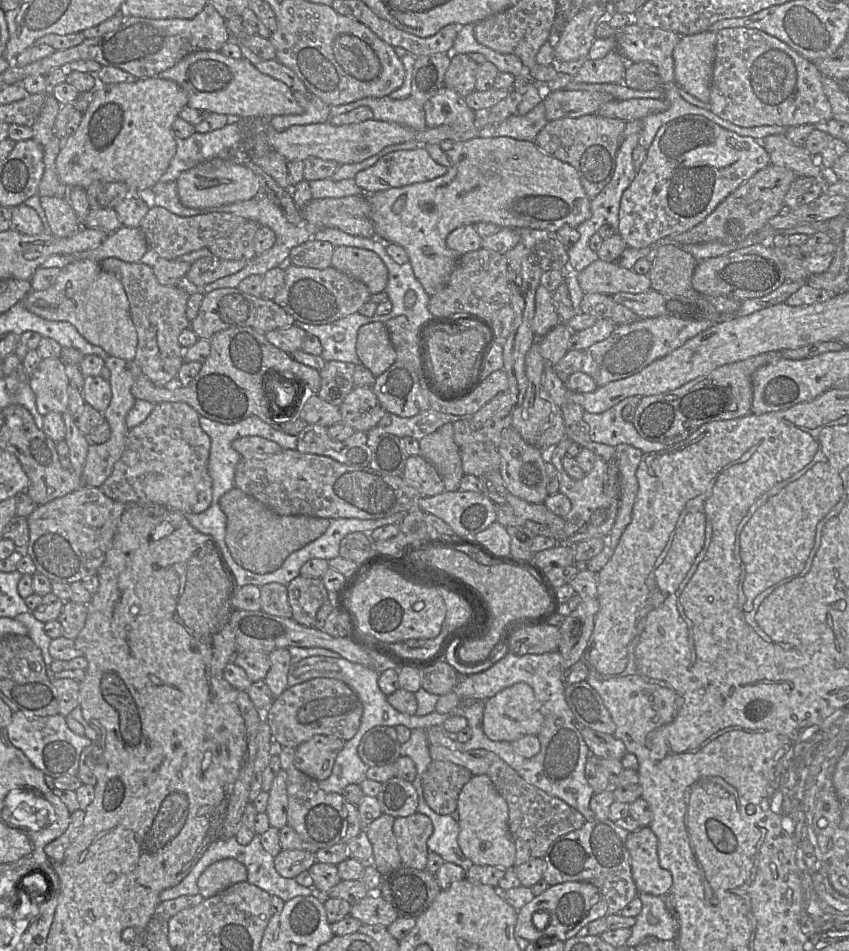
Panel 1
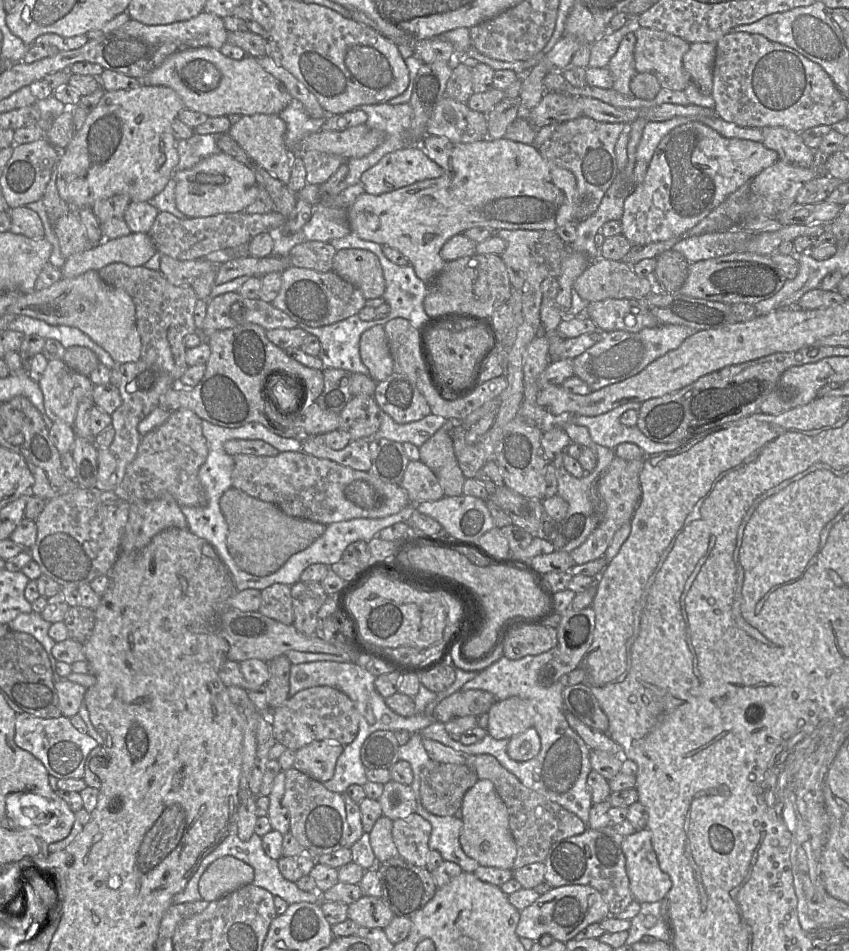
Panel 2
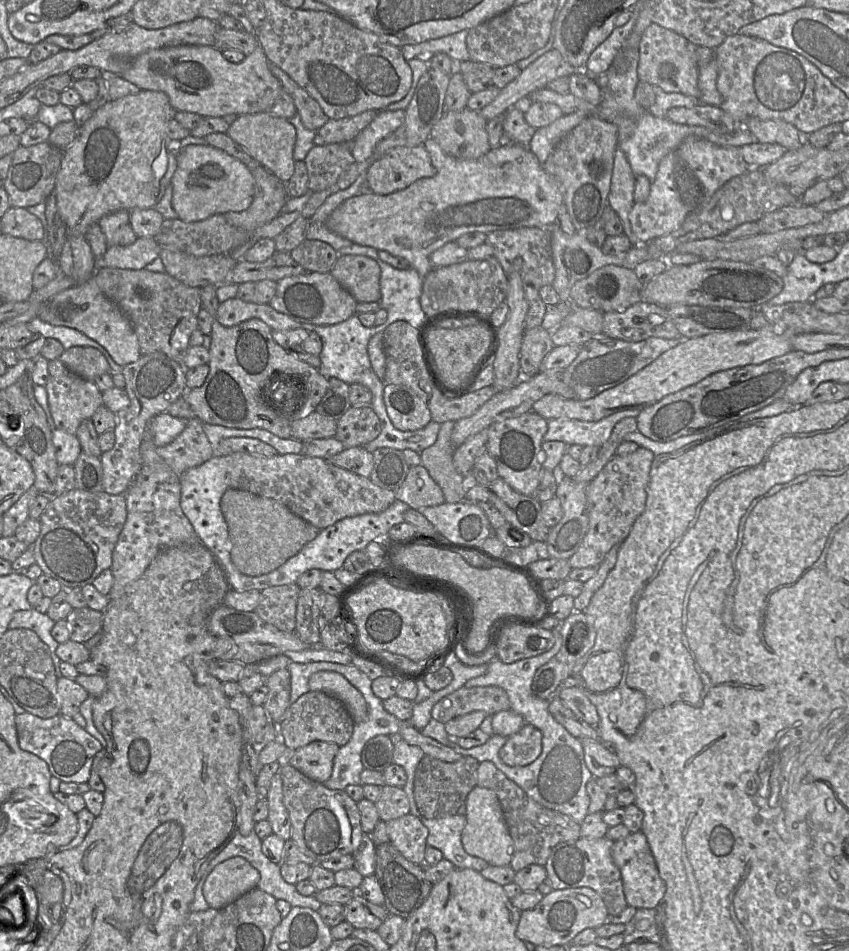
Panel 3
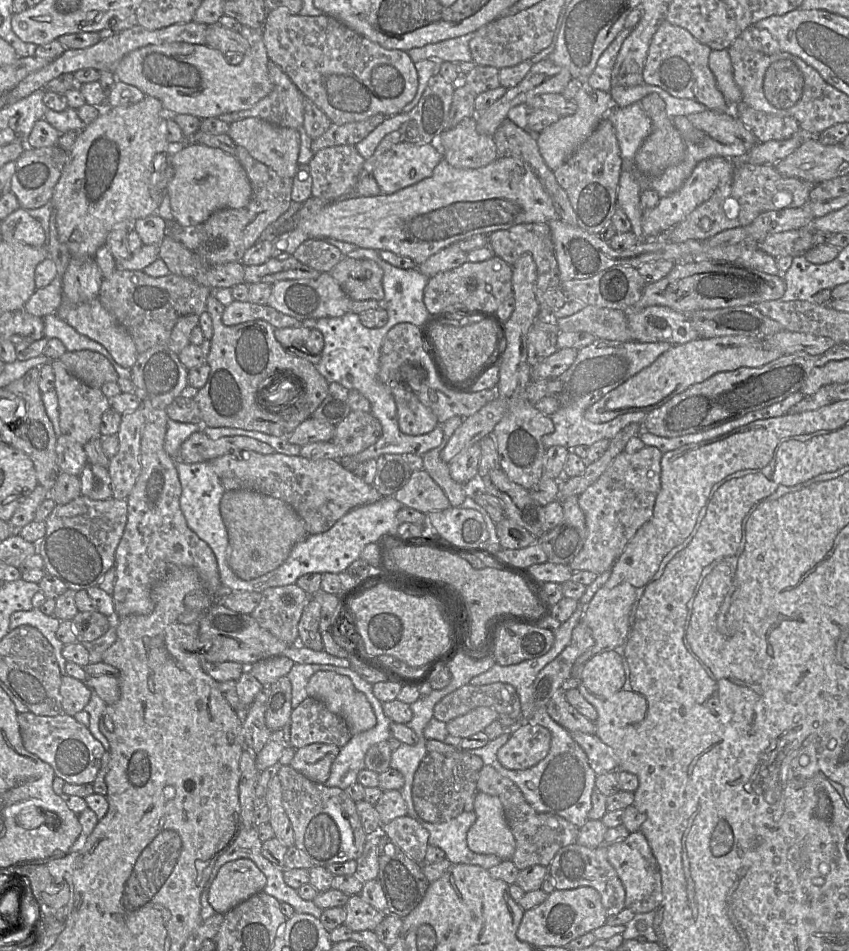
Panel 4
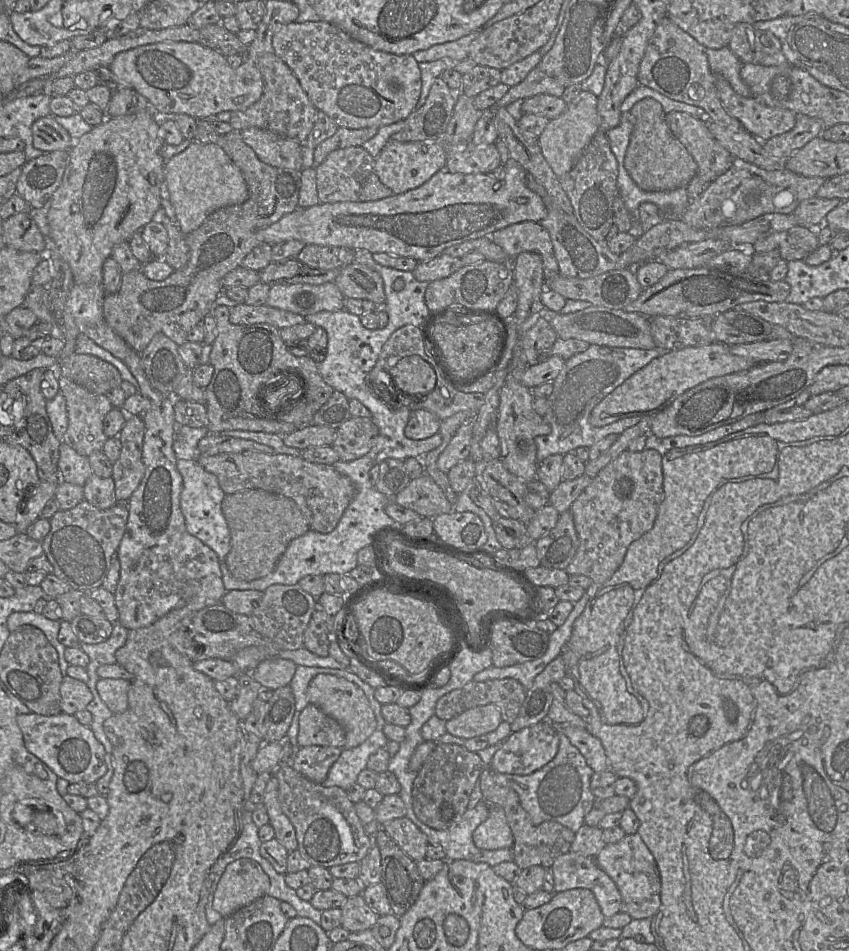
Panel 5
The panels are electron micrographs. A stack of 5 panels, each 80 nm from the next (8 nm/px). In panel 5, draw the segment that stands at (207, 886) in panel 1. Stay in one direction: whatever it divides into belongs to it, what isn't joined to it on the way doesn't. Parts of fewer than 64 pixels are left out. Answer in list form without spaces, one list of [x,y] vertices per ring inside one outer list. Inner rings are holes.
[[[240,858],[228,865],[217,883],[212,906],[223,918],[267,895],[270,879],[253,859]]]

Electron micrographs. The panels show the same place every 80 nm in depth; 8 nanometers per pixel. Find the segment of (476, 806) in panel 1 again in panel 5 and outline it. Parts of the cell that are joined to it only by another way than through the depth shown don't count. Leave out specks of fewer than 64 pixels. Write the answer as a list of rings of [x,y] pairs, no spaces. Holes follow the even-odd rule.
[[[489,805],[489,815],[474,830],[472,839],[475,846],[482,850],[512,848],[513,833],[501,806]]]

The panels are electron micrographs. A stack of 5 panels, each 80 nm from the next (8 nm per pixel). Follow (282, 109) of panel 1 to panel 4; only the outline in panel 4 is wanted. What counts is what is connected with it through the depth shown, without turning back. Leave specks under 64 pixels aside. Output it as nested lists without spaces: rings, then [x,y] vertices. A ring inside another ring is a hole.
[[[262,39],[252,42],[244,53],[243,61],[238,65],[229,64],[224,54],[206,44],[197,45],[185,42],[148,45],[133,50],[123,57],[114,71],[117,81],[133,85],[145,95],[160,100],[166,116],[190,114],[200,118],[219,117],[225,113],[235,113],[253,107],[273,90],[273,83],[268,73],[270,59]]]

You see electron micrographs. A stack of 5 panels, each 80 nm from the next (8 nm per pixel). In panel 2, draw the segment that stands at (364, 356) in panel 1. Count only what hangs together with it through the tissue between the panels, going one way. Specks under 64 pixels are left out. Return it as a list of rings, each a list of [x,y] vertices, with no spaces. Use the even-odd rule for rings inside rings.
[[[375,325],[361,334],[359,354],[369,370],[370,377],[376,383],[385,380],[394,372],[393,359],[383,325]]]

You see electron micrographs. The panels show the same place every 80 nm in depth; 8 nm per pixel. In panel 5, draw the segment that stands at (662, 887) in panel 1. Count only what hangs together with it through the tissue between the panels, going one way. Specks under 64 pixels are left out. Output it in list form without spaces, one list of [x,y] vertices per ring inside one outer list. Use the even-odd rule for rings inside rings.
[[[638,833],[625,835],[623,839],[612,844],[605,844],[595,857],[597,865],[614,881],[621,895],[621,909],[632,919],[653,918],[661,905],[661,879],[658,866],[645,842]]]

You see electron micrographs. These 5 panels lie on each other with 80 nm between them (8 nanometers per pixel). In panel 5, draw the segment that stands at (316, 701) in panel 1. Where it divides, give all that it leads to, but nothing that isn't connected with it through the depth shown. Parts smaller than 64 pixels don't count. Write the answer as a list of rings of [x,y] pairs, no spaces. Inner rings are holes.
[[[309,703],[299,715],[297,741],[300,747],[329,746],[342,749],[345,731],[335,719]]]

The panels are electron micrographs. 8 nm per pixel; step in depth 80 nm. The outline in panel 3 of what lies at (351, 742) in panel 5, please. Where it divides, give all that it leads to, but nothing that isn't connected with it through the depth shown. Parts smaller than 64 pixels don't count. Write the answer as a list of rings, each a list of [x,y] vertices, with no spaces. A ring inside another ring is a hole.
[[[320,671],[309,679],[310,691],[322,691],[340,700],[354,723],[366,721],[368,706],[361,694],[344,676],[331,671]]]

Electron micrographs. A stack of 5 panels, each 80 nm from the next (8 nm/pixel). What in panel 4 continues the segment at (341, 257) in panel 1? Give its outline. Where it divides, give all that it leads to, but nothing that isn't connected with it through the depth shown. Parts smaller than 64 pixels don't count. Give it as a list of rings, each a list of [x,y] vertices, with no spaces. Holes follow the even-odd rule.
[[[343,256],[329,273],[351,300],[383,301],[383,270],[373,260]]]

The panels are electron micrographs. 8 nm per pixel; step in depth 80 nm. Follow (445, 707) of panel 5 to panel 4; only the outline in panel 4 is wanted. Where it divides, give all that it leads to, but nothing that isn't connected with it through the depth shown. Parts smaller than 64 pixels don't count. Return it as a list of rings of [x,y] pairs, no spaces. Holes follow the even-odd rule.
[[[502,682],[481,686],[468,683],[456,689],[434,706],[433,717],[447,723],[477,707],[490,707],[500,716],[521,719],[521,704],[515,688]]]

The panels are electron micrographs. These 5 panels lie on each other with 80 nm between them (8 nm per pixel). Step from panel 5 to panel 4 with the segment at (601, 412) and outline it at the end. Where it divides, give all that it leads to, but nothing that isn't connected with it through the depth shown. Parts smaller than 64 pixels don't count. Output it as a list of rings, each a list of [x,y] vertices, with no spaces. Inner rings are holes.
[[[722,336],[698,338],[685,344],[674,345],[650,366],[592,404],[584,416],[590,422],[601,424],[623,414],[648,414],[690,386],[704,382],[717,373],[734,371],[742,367],[761,367],[782,356],[779,352],[764,349],[762,340],[748,336]]]

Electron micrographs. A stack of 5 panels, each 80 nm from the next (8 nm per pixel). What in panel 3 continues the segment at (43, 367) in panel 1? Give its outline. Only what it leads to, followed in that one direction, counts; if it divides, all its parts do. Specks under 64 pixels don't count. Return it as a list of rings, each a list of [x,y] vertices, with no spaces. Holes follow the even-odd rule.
[[[59,359],[48,362],[49,378],[44,386],[48,396],[49,410],[57,429],[75,434],[83,420],[92,418],[95,411],[103,406],[102,392],[93,381],[84,379],[69,370]]]

